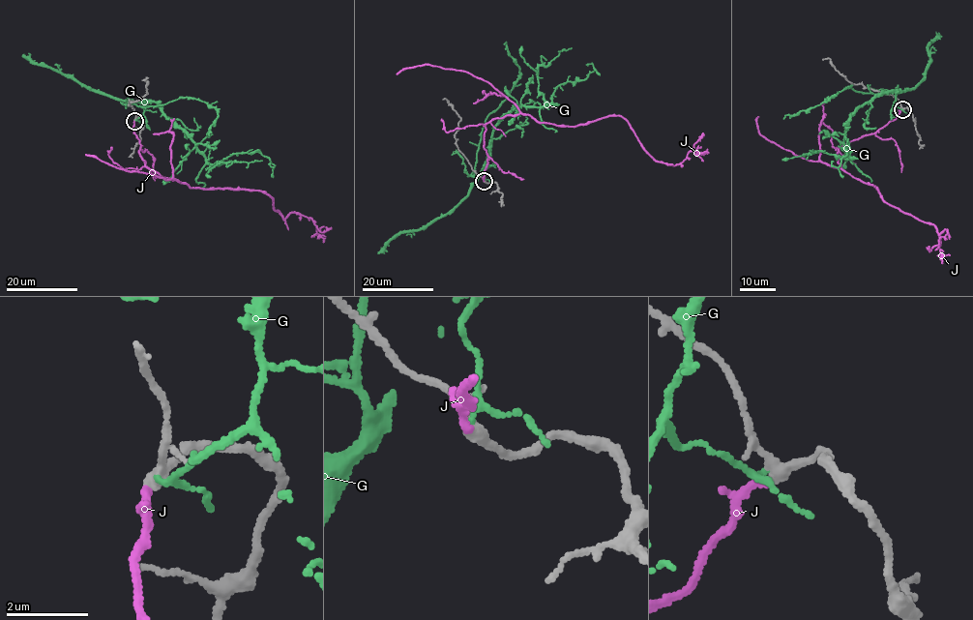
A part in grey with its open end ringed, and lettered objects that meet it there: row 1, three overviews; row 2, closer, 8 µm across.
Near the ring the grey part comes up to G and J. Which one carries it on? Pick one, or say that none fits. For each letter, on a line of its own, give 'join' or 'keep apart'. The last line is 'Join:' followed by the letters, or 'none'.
G: keep apart
J: join
Join: J

